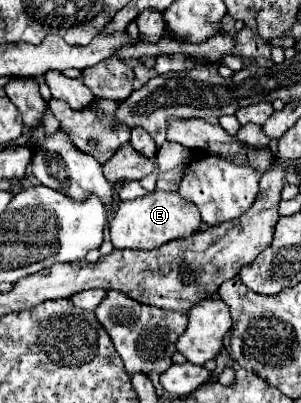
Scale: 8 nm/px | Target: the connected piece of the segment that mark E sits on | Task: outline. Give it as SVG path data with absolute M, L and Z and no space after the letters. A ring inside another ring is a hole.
M156 190L142 198L126 200L118 204L114 218L110 220L110 238L114 248L134 248L134 250L152 250L170 240L192 236L202 228L200 210L188 200L184 200L178 192Z

